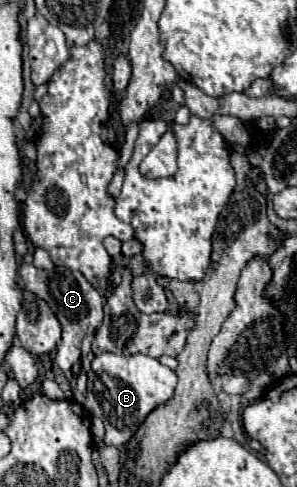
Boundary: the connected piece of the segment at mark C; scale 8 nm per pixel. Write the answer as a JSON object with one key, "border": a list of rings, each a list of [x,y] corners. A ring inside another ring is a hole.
{"border":[[[23,264],[19,268],[19,274],[21,274],[25,290],[43,298],[55,312],[57,320],[61,322],[63,340],[61,340],[61,346],[57,348],[55,362],[63,372],[71,372],[79,364],[81,340],[95,332],[91,318],[103,318],[103,296],[83,278],[83,274],[67,270],[67,268],[55,268],[55,270],[47,272],[47,270],[39,270],[31,264]]]}

